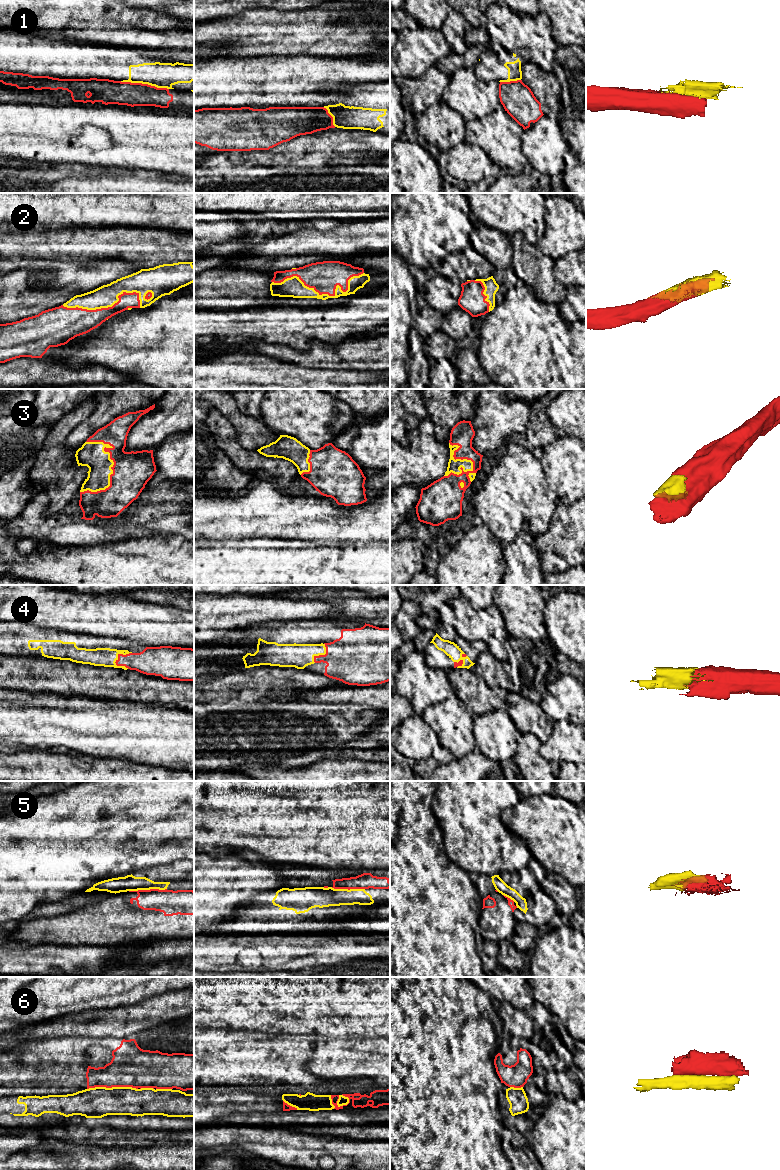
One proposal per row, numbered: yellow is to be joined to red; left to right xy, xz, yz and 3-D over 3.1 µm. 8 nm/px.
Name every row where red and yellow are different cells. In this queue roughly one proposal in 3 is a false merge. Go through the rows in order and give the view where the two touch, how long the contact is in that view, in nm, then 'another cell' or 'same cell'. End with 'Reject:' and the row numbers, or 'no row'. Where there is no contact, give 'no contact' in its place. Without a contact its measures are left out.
1: meets red in xy; contact 400 nm long; another cell
2: meets red in xz; contact 750 nm long; same cell
3: meets red in xy; contact 460 nm long; same cell
4: meets red in xy; contact 170 nm long; same cell
5: meets red in xy; contact 300 nm long; another cell
6: meets red in xy; contact 400 nm long; another cell
Reject: 1, 5, 6

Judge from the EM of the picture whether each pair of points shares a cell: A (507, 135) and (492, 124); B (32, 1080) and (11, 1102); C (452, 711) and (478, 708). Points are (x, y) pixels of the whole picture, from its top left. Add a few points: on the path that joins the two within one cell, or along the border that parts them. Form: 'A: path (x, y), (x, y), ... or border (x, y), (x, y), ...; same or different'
A: path (503, 135), (496, 128); same
B: border (18, 1095), (10, 1097); different
C: border (452, 691), (473, 714); different

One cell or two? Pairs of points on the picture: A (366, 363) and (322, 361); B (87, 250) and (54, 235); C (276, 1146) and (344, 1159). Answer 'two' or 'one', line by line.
A: one
B: one
C: one

